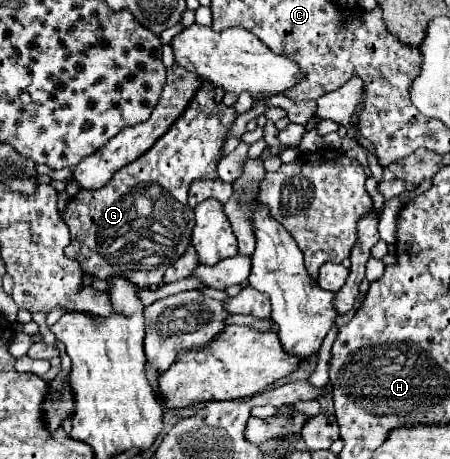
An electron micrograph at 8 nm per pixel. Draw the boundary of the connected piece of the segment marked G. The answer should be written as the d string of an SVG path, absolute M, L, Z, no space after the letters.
M203 82L201 102L189 102L187 110L171 124L155 146L141 158L117 170L99 190L79 190L61 214L71 230L67 256L99 280L109 276L131 278L139 288L161 284L165 270L191 242L193 208L187 206L189 184L197 178L217 178L217 162L229 126L237 118L233 106L213 102L213 86Z

